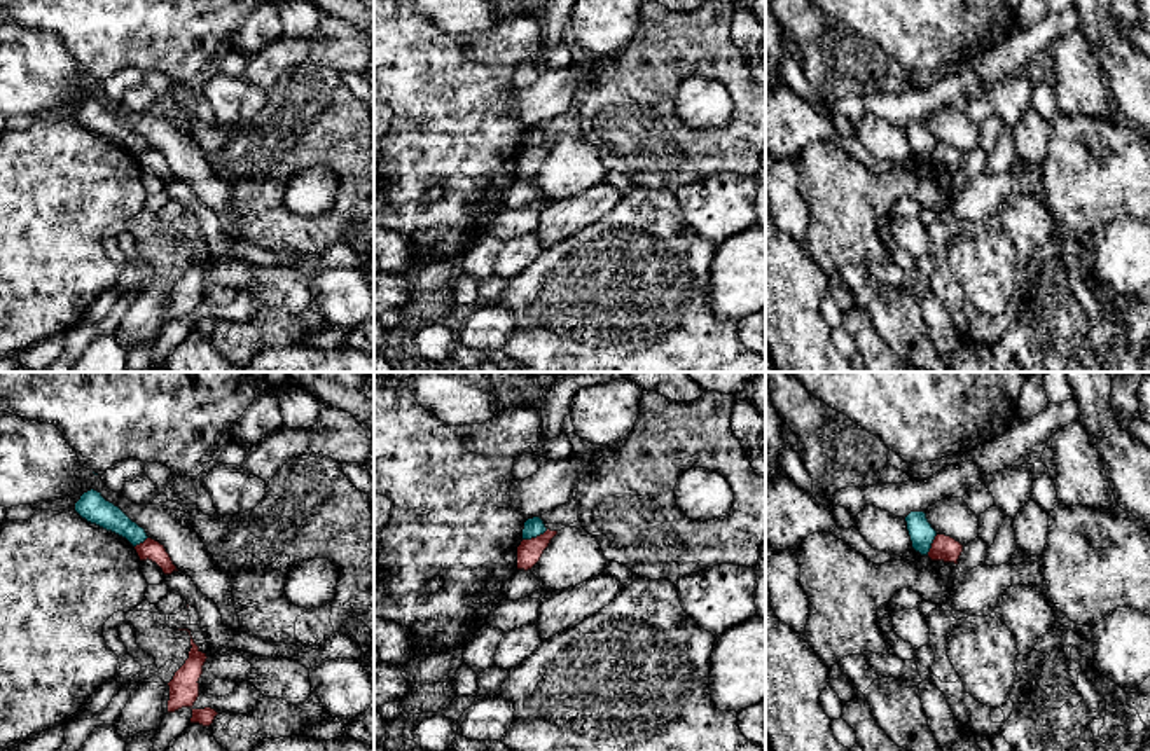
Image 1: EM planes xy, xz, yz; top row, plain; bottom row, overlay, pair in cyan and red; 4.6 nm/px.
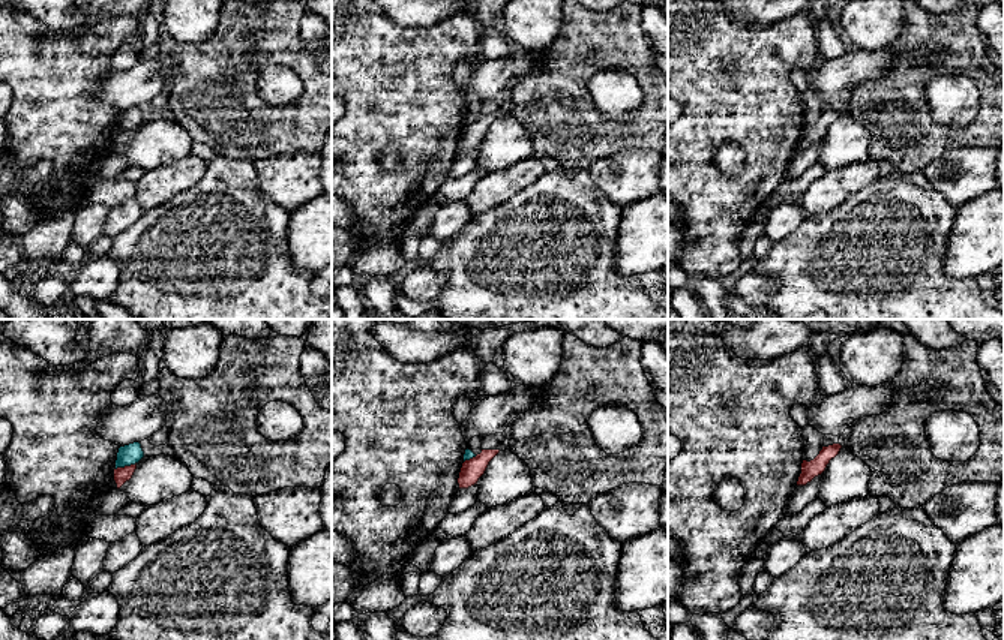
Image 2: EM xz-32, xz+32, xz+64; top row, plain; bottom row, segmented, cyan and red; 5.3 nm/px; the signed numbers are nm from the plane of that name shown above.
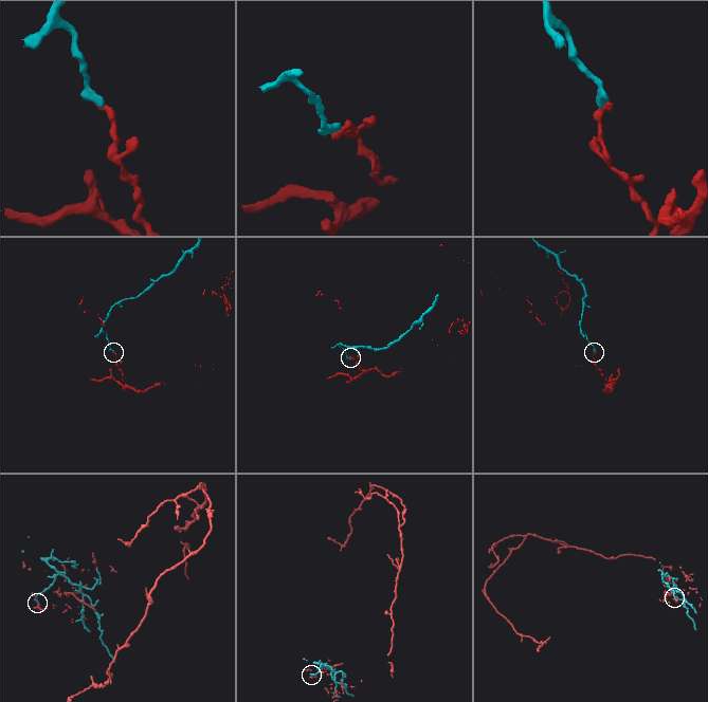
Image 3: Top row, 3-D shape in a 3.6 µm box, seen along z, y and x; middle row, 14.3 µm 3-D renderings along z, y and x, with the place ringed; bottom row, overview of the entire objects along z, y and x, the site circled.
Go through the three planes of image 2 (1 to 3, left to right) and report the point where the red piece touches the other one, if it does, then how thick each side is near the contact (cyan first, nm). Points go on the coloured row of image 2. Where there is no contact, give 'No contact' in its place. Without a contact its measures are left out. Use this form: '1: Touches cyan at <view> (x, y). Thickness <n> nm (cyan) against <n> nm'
1: Touches cyan at xz-32 (125, 465). Thickness 110 nm (cyan) against 80 nm
2: Touches cyan at xz+32 (470, 457). Thickness 50 nm (cyan) against 120 nm
3: No contact

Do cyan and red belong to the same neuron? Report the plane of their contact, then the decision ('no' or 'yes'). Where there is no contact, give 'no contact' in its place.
contact in xz; no

